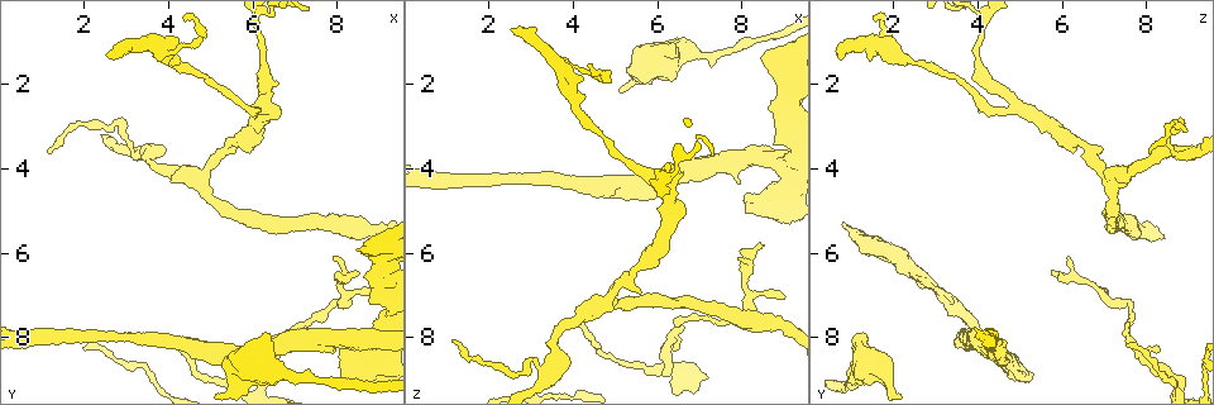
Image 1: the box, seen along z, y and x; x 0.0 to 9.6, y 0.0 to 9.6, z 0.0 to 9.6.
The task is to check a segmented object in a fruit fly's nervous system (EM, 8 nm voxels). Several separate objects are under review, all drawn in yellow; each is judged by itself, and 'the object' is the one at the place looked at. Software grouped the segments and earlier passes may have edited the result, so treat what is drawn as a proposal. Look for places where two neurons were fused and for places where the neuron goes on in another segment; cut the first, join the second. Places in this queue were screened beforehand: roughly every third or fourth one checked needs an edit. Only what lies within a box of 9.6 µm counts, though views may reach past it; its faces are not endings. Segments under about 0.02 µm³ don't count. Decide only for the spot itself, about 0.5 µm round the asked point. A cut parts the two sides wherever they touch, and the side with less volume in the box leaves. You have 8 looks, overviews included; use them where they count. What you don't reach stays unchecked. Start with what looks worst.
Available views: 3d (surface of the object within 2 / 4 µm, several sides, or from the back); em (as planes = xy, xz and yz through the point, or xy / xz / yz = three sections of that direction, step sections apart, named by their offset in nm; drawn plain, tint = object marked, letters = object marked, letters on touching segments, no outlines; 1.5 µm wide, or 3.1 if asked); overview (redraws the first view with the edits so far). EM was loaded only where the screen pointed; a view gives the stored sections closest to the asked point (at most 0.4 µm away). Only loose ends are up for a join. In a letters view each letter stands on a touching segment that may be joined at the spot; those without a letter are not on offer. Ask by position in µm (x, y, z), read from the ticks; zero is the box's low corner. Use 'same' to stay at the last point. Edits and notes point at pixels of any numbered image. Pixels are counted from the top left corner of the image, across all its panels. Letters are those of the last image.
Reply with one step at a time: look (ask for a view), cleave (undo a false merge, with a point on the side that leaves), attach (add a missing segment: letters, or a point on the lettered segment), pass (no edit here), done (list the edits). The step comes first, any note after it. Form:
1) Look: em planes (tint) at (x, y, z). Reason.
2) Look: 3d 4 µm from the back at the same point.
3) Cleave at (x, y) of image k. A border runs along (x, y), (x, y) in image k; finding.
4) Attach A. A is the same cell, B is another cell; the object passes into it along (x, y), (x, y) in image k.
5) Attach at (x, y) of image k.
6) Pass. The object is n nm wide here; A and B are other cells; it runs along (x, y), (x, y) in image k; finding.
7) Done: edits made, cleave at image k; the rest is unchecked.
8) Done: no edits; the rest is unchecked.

Look: em xy step 4 (tint) at (2.55, 1.35, 0.70). An open end.

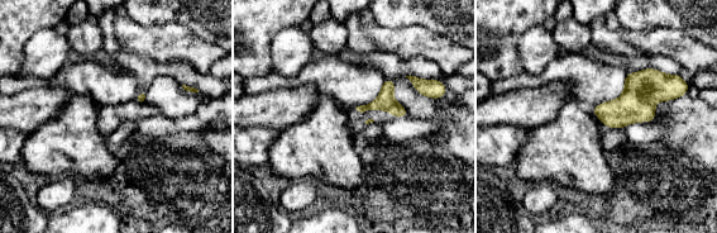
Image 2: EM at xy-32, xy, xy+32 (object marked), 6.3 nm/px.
Look: em planes (letters) at the same point.

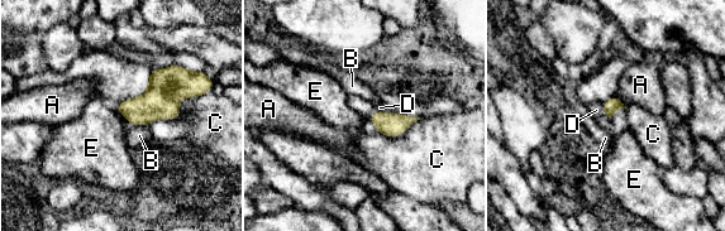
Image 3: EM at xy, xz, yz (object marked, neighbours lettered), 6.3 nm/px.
Attach D. D is the same cell, A, B, C and E are other cells; the object passes into it along (392, 125), (382, 112), (366, 109) in image 3; it goes on there.

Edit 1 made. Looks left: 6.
Look: overview. Redraw.

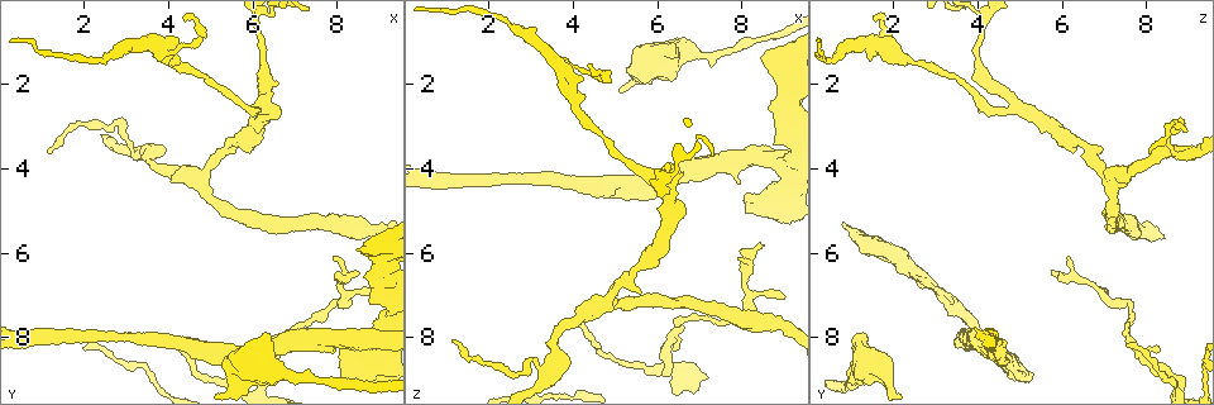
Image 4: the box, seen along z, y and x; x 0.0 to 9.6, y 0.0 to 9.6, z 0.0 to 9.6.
Look: 3d 2 µm at (9.05, 8.00, 3.95). Abrupt turn.

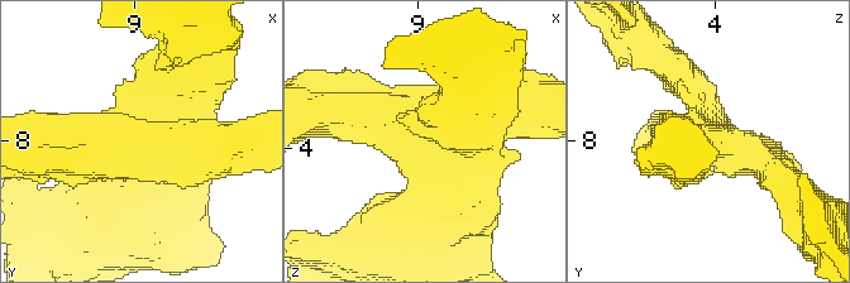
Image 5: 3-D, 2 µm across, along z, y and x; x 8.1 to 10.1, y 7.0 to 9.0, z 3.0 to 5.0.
Look: em xy step 8 (letters) at (9.08, 8.04, 3.92).

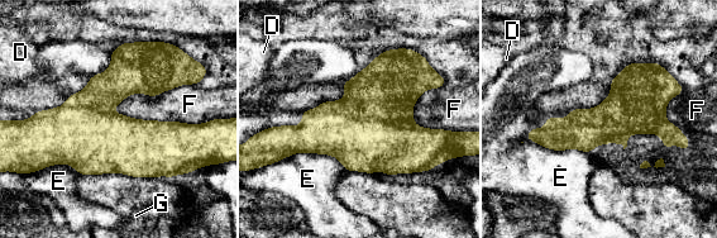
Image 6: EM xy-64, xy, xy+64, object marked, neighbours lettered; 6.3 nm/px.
Cleave at (386, 90) of image 6. The object is 280 nm wide here; D, E, F and G are other cells; a border runs along (318, 108), (401, 125), (417, 125) in image 6; two neurons meet here.

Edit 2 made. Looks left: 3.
Look: overview.

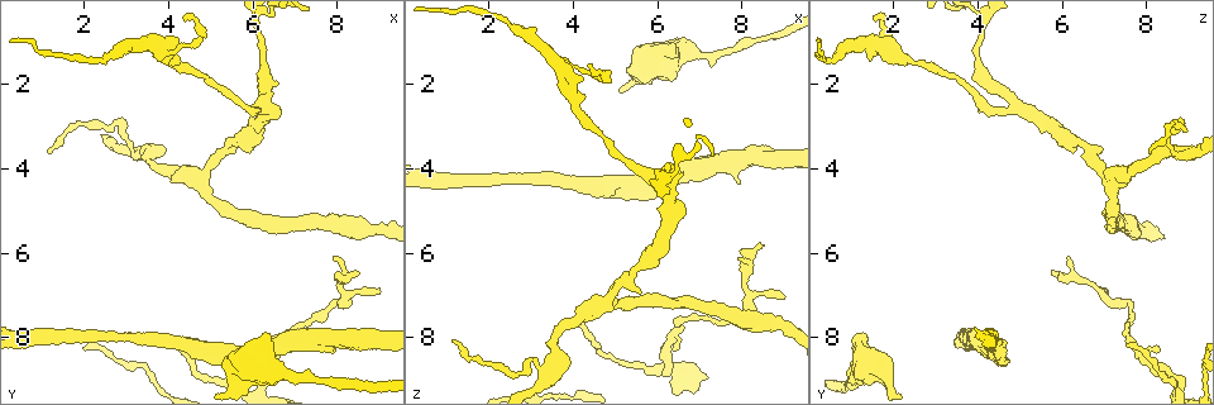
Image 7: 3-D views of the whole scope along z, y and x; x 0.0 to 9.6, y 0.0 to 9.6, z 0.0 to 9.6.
Look: 3d 2 µm from the back at (5.40, 8.65, 4.65). An open end.

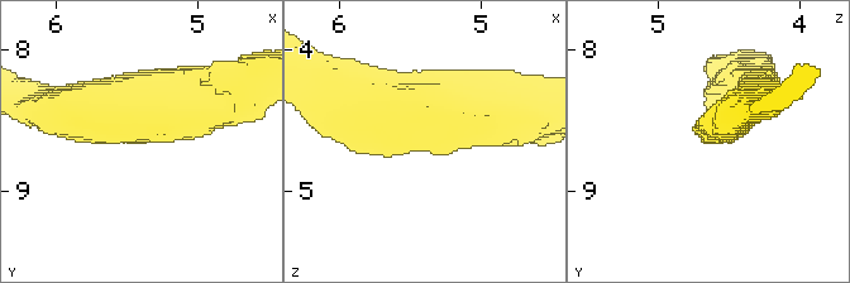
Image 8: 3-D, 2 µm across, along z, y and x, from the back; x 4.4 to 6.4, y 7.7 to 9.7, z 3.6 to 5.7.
Look: em yz step 8 (letters) at (5.34, 8.62, 4.74). Now the EM.

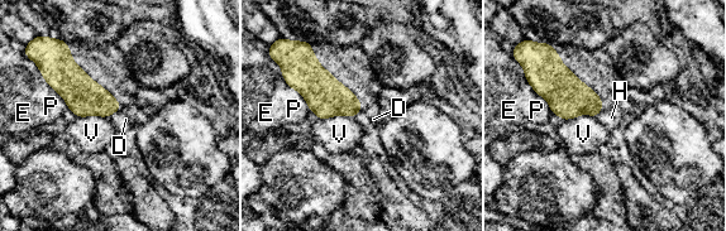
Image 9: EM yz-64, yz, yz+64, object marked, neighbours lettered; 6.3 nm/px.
Pass. The object is 160 nm wide here; D, E, H, P and V are other cells; a border runs along (120, 107), (108, 116) in image 9; none of them fits.

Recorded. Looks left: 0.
Done: edits made, attach at image 3, cleave at image 6; the rest is unchecked.

